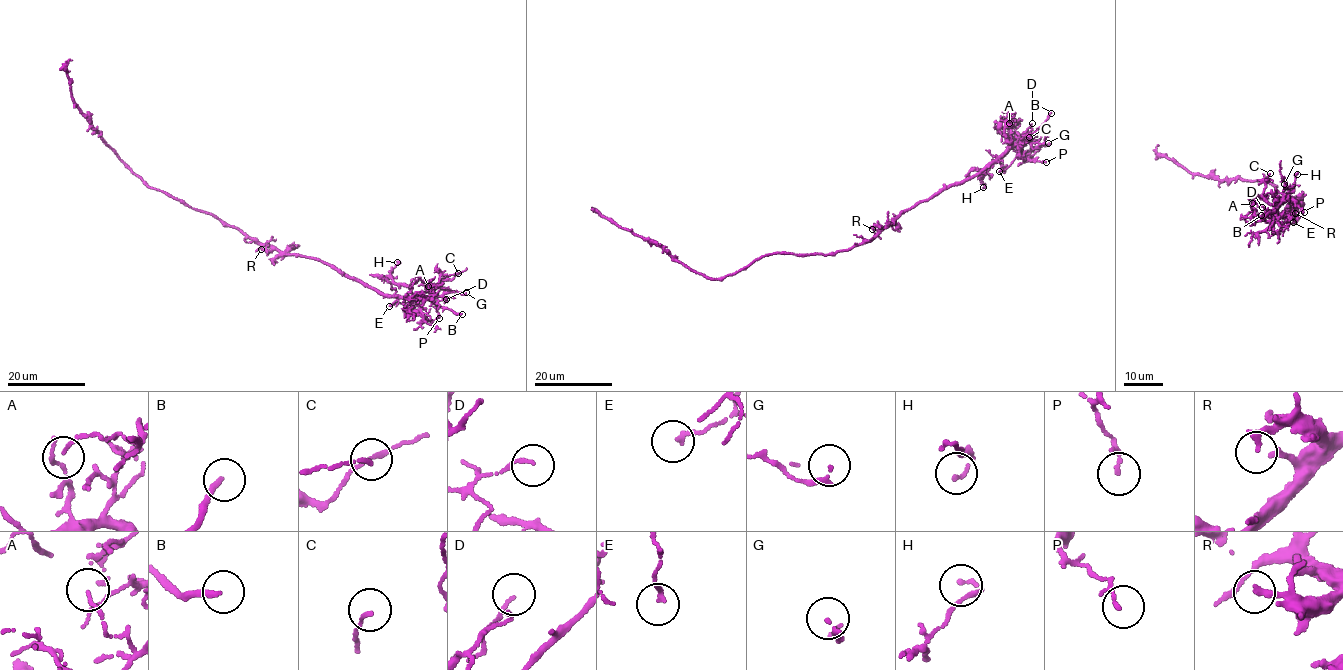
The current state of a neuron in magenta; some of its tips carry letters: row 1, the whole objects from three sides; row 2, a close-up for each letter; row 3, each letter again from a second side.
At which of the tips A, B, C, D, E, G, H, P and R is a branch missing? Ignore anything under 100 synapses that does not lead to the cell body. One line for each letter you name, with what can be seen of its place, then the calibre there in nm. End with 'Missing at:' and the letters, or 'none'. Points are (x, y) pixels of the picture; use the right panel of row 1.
B: at (1261, 215); 190 nm thick
Missing at: B

